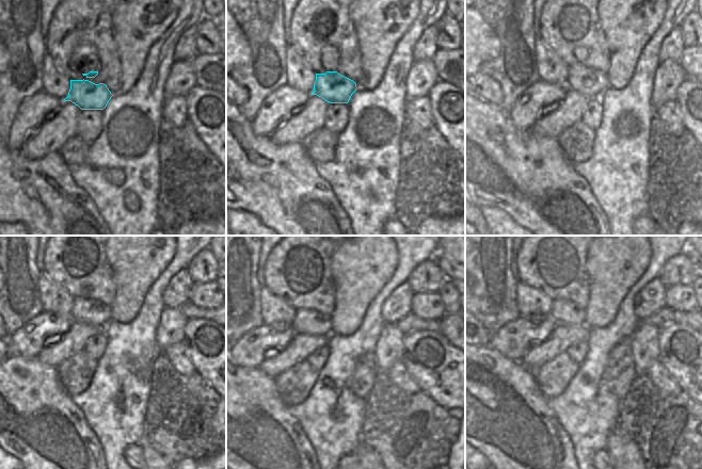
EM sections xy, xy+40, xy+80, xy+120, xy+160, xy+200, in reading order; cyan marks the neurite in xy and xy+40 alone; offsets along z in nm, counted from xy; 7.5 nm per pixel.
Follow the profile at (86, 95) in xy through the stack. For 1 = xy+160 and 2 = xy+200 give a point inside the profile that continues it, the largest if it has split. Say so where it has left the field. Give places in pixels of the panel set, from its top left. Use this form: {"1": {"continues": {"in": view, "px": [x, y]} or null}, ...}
{"1": {"continues": {"in": "xy+160", "px": [326, 312]}}, "2": {"continues": {"in": "xy+200", "px": [565, 312]}}}

